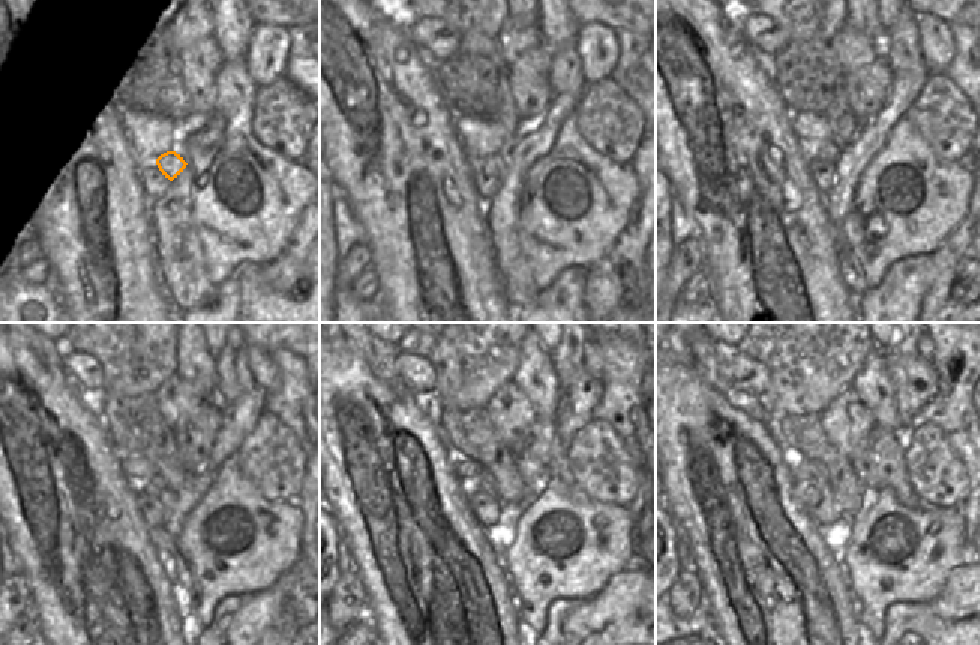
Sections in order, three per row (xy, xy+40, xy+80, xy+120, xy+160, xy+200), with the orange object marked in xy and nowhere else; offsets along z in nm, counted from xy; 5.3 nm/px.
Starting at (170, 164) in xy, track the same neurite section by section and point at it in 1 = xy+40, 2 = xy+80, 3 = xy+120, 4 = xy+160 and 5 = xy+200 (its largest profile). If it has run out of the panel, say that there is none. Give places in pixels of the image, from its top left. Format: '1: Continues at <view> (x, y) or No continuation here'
1: Continues at xy+40 (500, 162)
2: Continues at xy+80 (830, 152)
3: Continues at xy+120 (155, 486)
4: Continues at xy+160 (486, 485)
5: Continues at xy+200 (821, 480)

